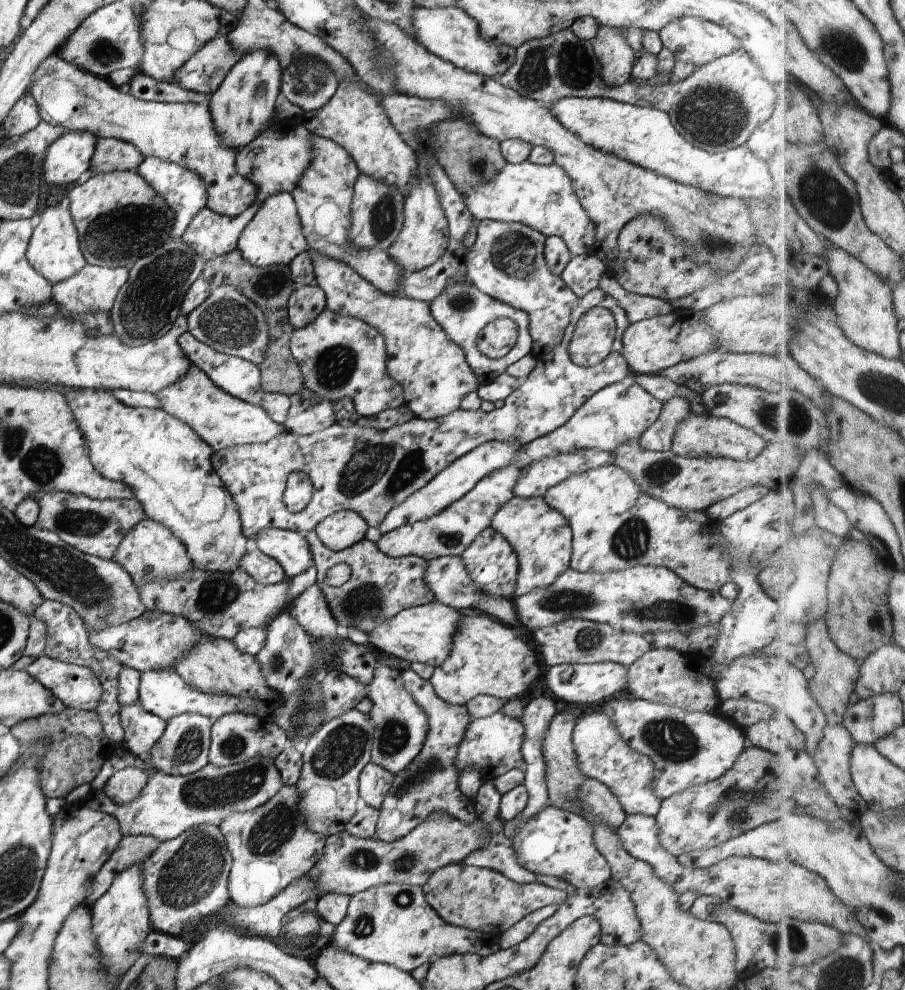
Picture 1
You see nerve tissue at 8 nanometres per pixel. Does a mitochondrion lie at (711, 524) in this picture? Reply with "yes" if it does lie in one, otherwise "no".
no

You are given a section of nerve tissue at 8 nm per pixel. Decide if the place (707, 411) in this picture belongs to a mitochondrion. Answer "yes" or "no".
no

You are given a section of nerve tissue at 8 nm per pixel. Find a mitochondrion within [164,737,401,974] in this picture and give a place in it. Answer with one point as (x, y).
(208, 793)

